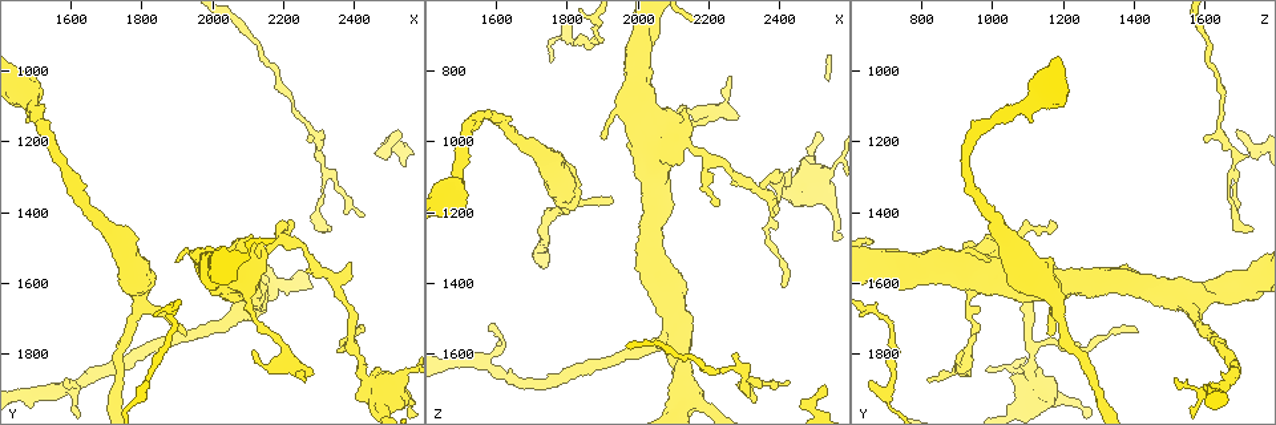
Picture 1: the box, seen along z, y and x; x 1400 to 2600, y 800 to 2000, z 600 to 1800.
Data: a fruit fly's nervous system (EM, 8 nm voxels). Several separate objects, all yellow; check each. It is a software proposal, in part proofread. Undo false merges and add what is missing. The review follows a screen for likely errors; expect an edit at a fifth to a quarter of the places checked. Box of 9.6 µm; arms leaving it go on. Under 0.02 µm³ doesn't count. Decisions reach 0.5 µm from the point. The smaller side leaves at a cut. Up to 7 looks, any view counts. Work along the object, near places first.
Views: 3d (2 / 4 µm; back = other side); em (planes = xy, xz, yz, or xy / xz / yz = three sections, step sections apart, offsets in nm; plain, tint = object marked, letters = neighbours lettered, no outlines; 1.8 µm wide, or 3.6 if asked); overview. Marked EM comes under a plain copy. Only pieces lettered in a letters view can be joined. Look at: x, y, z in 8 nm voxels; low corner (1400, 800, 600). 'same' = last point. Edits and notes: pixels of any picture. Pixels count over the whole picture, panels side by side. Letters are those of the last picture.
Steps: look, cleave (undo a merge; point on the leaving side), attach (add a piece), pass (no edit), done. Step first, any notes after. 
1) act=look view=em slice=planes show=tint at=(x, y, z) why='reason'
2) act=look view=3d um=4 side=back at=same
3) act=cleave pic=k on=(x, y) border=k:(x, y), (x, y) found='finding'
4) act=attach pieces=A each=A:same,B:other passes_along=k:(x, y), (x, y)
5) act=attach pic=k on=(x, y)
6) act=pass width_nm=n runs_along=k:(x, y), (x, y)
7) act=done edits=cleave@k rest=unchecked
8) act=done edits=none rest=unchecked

act=look view=3d um=2 side=back at=(2220, 1440, 1190) why='thin end'

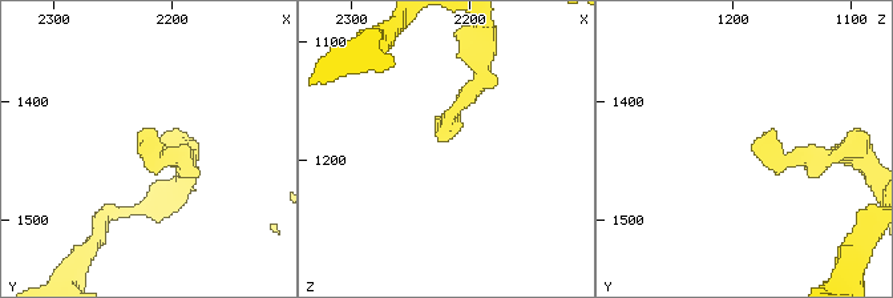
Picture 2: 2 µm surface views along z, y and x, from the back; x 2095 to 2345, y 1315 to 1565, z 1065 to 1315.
act=look view=em slice=planes show=letters at=(2226, 1440, 1184) why='shape alone is not enough'

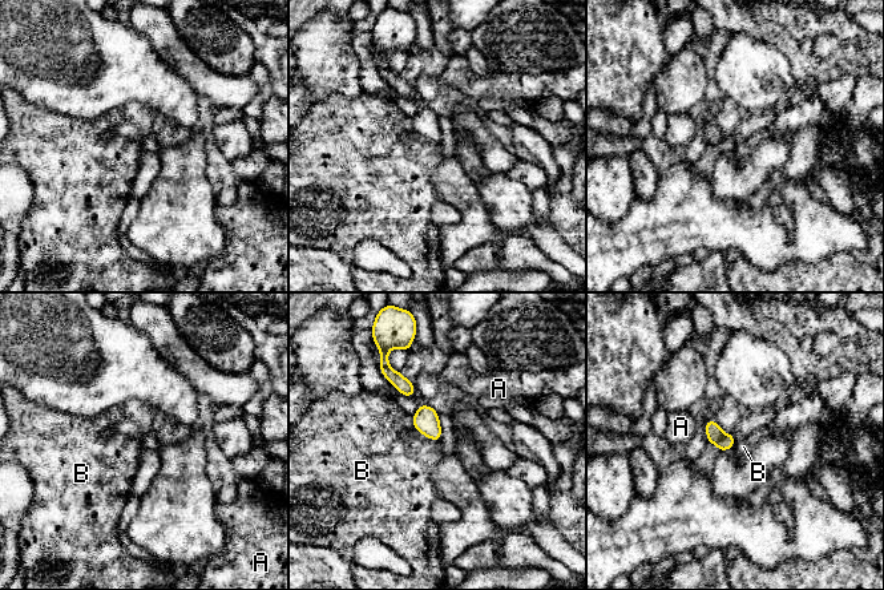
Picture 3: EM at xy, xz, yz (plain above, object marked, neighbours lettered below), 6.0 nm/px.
act=pass width_nm=110 each=A:other,B:other border=3:(412, 416), (412, 425), (438, 441) found='none of them fits'

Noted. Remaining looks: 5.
act=look view=3d um=2 side=back at=(2420, 1420, 1670) why='tapers out'

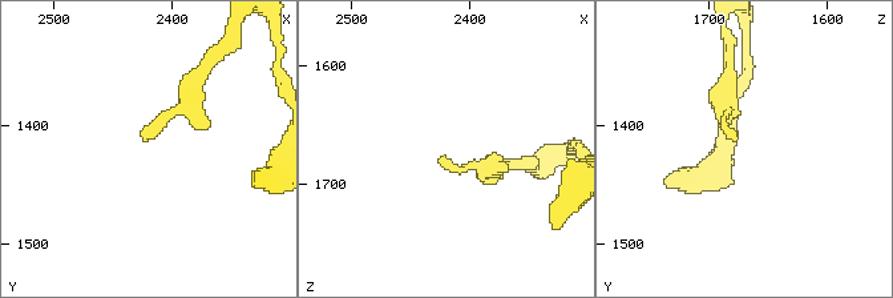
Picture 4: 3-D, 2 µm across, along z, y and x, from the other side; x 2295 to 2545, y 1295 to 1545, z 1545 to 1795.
act=look view=em um=3.6 slice=xy step=4 show=letters at=(2420, 1406, 1676) why='shape alone is not enough'

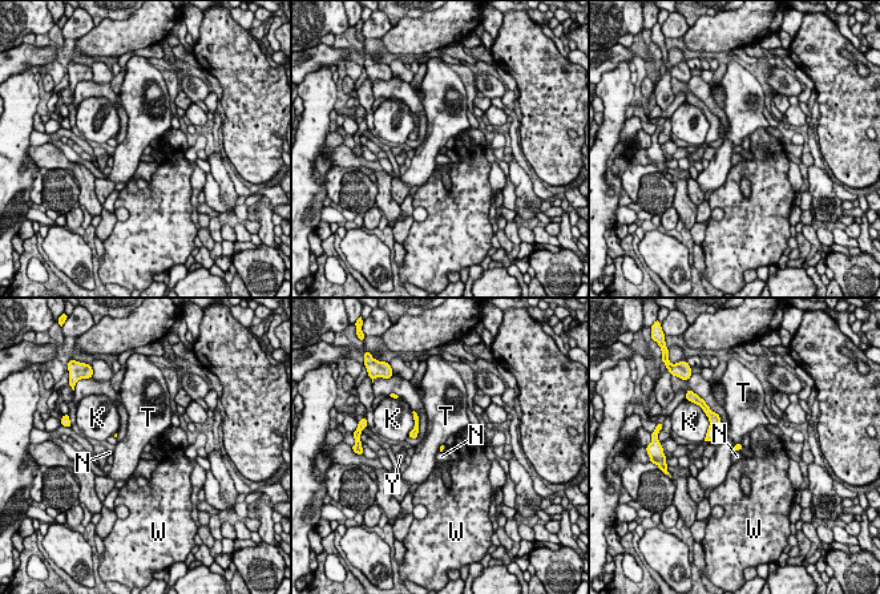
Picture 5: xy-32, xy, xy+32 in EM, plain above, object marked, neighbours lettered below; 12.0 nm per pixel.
act=look view=em um=3.6 slice=planes show=letters at=same

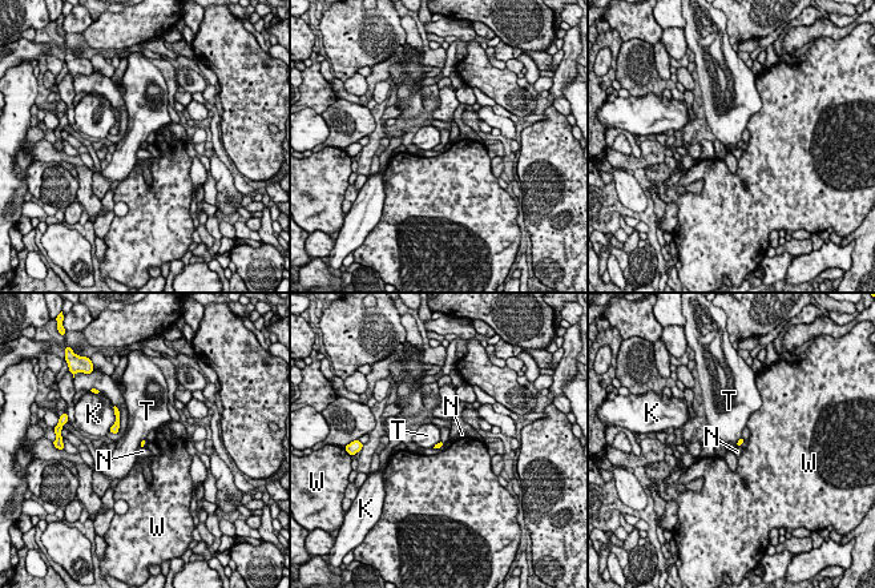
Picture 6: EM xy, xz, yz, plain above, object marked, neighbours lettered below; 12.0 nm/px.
act=pass each=K:other,N:other,T:other,W:other border=6:(439, 440), (431, 447) found='none of them fits'

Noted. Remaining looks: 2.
act=look view=em slice=planes show=letters at=(2300, 1210, 1680) why='thin neck'

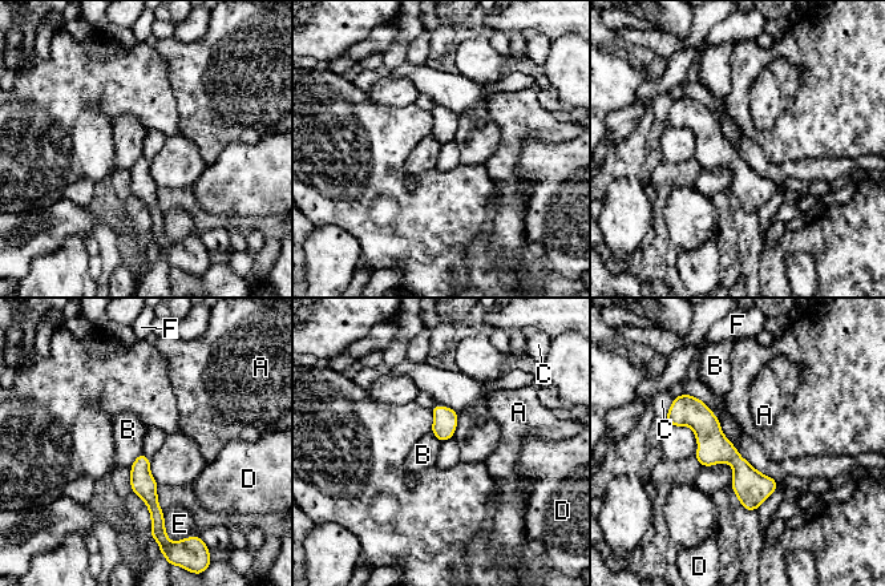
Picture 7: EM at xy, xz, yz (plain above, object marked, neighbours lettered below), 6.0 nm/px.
act=pass width_nm=120 each=A:other,B:other,C:other,D:other,E:other,F:other found='all the same neuron'

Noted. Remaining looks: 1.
act=done edits=none rest=unchecked

